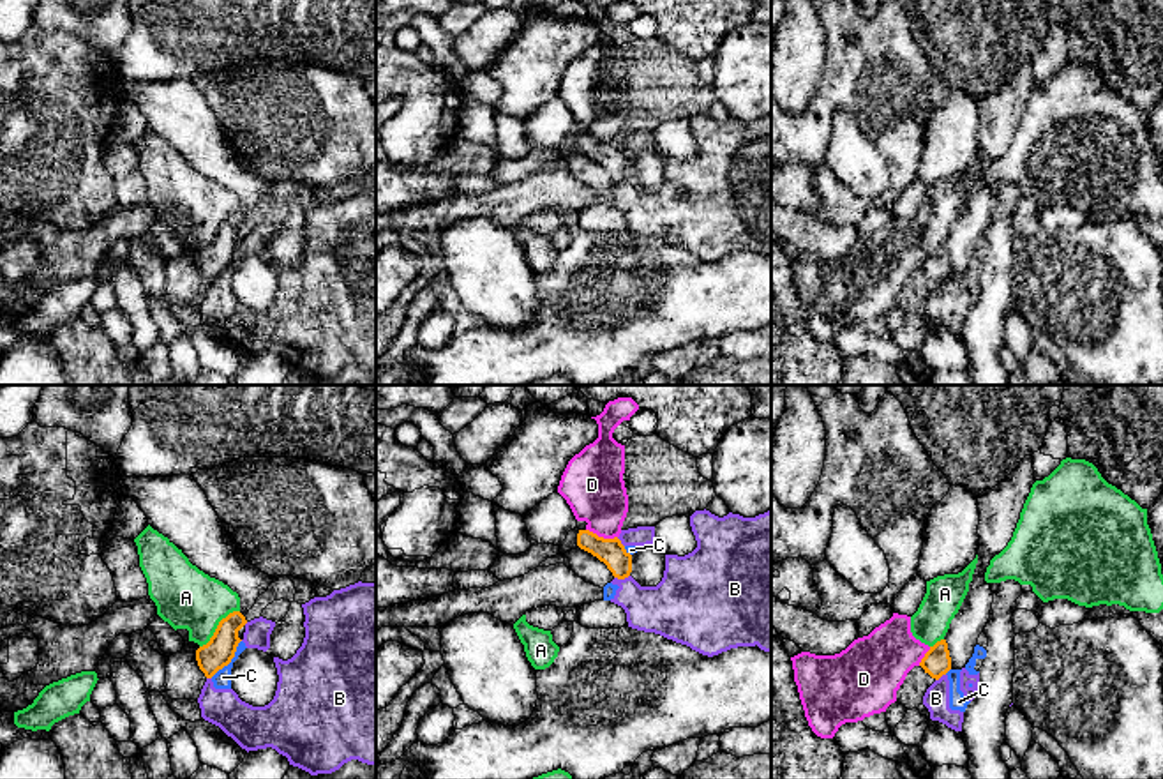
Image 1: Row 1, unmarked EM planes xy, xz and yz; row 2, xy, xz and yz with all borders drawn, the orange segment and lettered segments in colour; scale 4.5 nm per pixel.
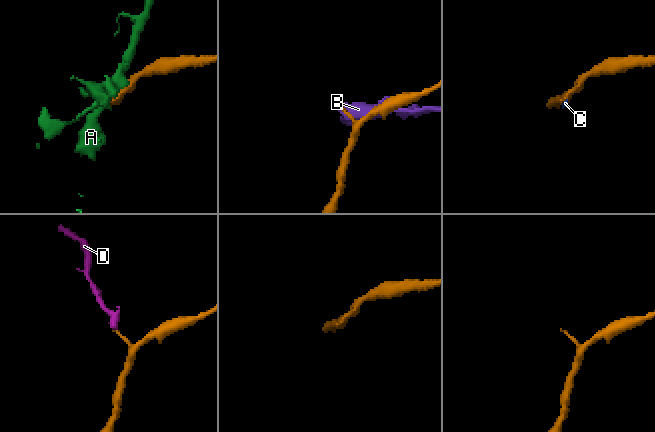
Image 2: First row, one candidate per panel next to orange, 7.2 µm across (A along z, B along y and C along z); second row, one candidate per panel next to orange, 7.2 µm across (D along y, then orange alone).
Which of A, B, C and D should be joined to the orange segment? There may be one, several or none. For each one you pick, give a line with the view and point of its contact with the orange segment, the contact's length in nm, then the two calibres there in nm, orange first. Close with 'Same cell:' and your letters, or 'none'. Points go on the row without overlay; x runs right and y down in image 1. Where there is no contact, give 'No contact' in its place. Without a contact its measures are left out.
Same cell: none

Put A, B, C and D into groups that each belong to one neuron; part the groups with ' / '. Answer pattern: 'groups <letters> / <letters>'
groups A D / B C

